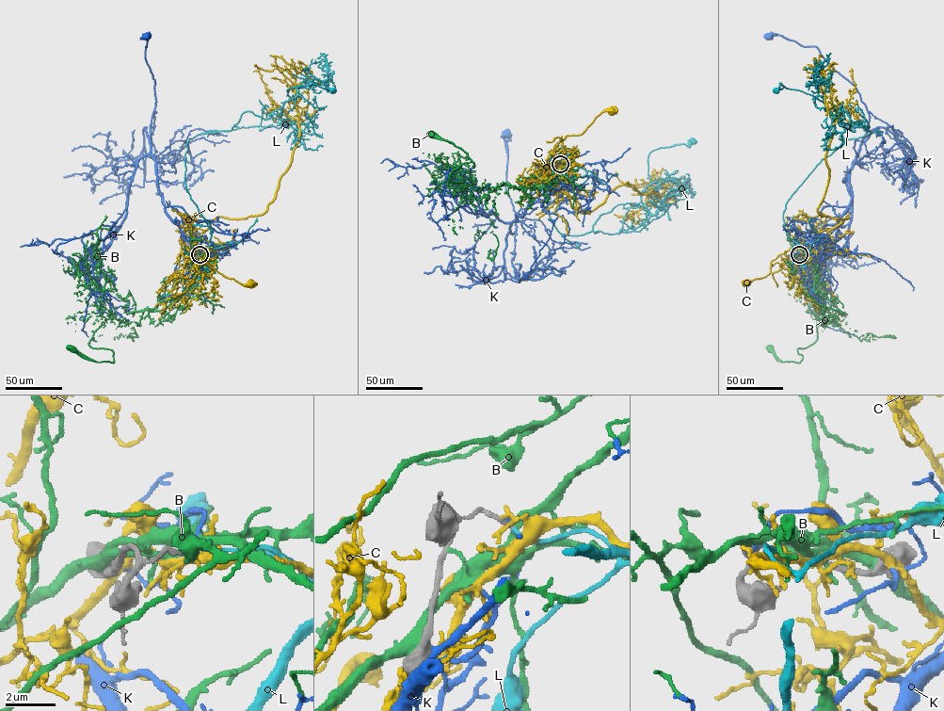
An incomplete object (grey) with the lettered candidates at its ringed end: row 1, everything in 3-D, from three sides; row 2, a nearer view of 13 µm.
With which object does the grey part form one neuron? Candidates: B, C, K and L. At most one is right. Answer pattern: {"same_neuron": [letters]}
{"same_neuron": ["L"]}

